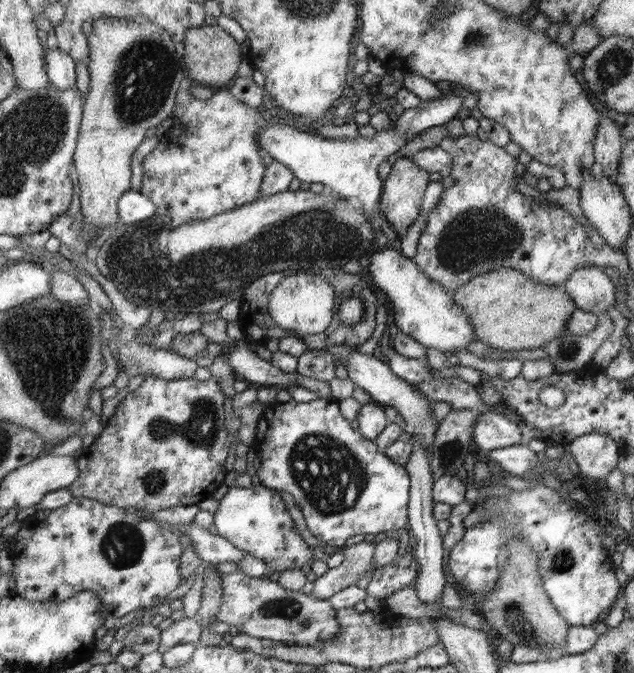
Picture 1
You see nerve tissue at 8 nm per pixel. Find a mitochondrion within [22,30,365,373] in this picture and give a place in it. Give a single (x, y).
(142, 78)

